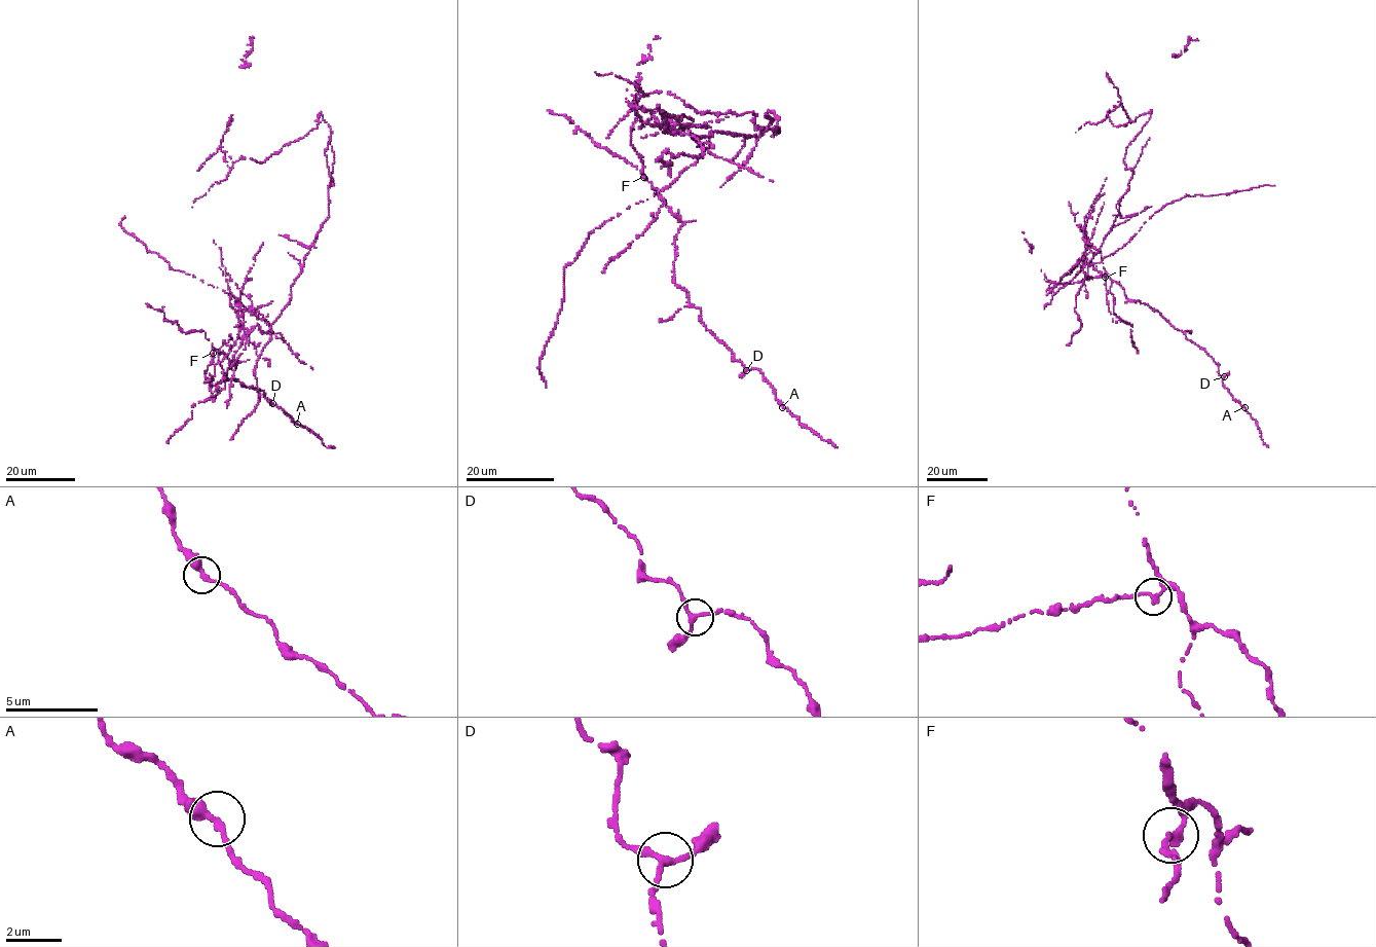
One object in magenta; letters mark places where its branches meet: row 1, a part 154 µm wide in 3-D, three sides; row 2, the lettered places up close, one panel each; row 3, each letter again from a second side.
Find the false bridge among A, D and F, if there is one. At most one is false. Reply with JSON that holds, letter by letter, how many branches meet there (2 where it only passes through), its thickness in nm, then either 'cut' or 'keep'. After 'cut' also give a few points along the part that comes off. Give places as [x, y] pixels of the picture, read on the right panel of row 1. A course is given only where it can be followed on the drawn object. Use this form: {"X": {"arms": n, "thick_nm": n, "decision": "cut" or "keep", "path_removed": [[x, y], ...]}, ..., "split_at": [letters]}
{"A": {"arms": 2, "thick_nm": 280, "decision": "keep"}, "D": {"arms": 3, "thick_nm": 220, "decision": "keep"}, "F": {"arms": 2, "thick_nm": 240, "decision": "cut", "path_removed": [[1105, 276], [1057, 284], [1082, 256], [1082, 285], [1151, 116], [1104, 119], [1120, 103], [1107, 72]]}, "split_at": ["F"]}

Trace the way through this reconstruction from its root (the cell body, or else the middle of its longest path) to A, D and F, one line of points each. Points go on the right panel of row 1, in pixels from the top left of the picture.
A: (1093, 256), (1082, 285), (1084, 256), (1057, 284), (1109, 275), (1128, 300), (1147, 303), (1204, 349), (1244, 407)
D: (1093, 256), (1082, 285), (1084, 256), (1057, 284), (1109, 275), (1128, 300), (1147, 303), (1204, 349), (1224, 376)
F: (1093, 256), (1082, 285), (1087, 259), (1084, 256), (1057, 284), (1105, 276)

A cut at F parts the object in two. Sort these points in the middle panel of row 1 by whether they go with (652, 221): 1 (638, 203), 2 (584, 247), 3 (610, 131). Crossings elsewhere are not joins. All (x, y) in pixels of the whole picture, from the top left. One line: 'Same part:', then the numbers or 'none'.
Same part: none

